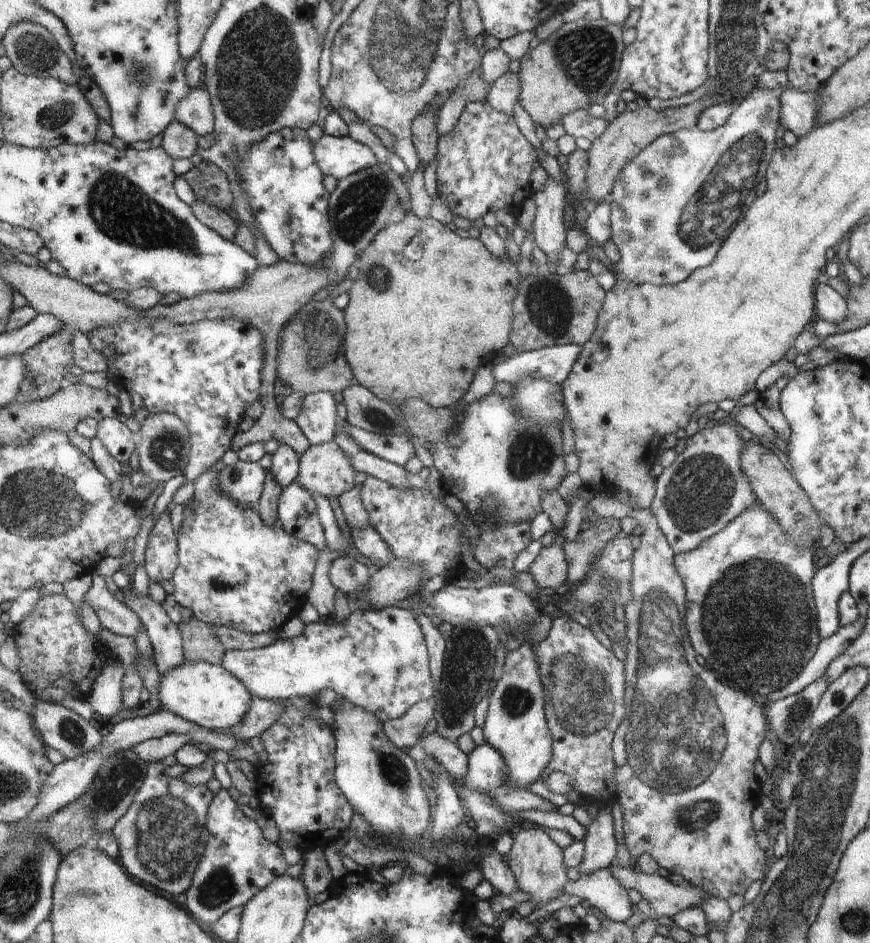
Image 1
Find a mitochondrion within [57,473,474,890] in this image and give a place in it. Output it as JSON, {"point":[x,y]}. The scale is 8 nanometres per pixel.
{"point":[168,834]}

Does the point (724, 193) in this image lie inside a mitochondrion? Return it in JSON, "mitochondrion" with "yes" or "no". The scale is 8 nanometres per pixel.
{"mitochondrion":"yes"}

